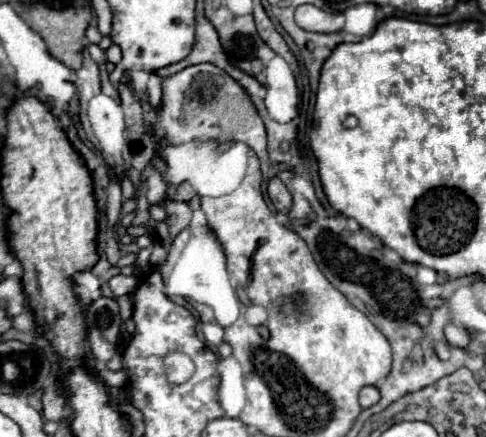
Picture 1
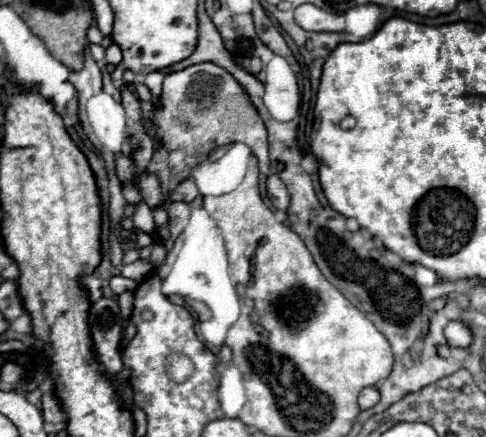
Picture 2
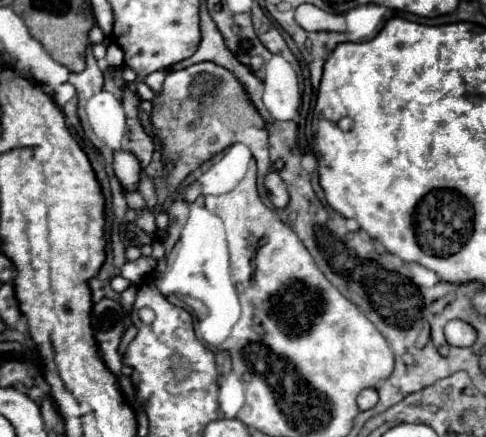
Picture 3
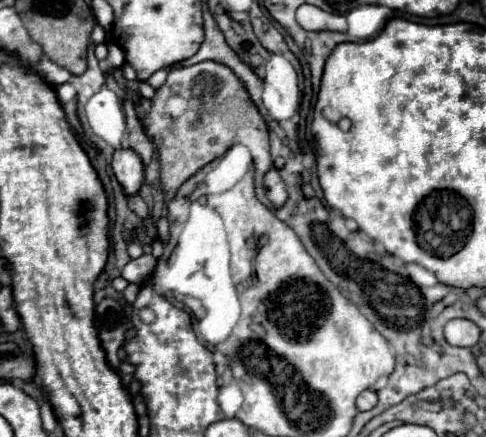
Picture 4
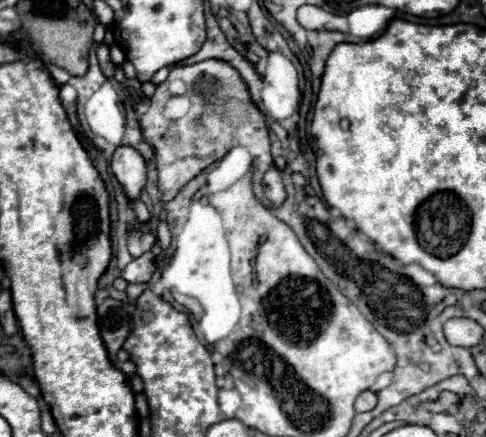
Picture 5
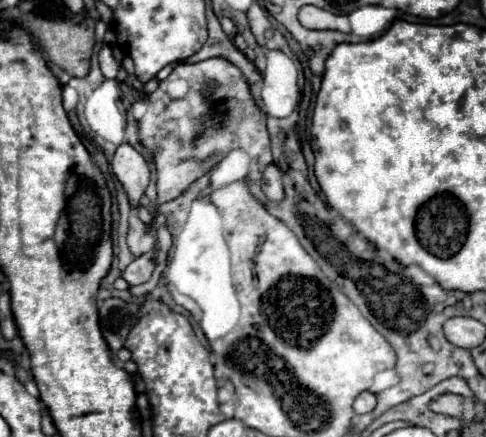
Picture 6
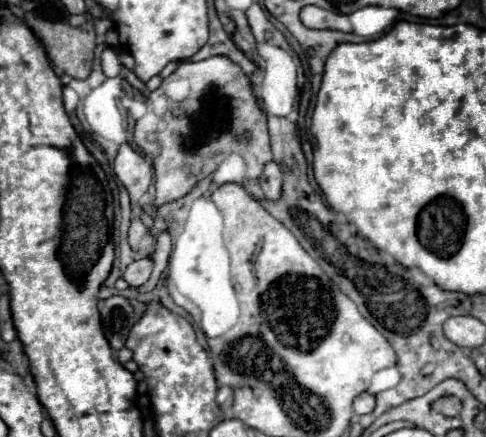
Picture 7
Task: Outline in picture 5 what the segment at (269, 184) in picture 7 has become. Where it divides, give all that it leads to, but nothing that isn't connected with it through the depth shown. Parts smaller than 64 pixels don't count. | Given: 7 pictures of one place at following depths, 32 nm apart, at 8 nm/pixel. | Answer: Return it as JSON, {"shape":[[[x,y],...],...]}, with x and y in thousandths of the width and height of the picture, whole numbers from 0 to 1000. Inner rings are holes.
{"shape":[[[564,380],[551,384],[551,394],[543,398],[543,444],[568,471],[576,471],[588,458],[588,435],[584,435],[584,416],[580,416],[576,389],[564,384]]]}

